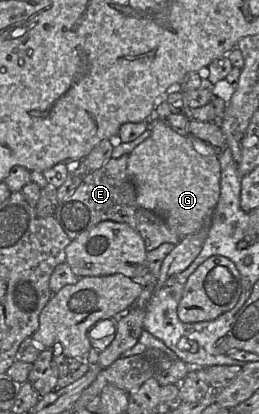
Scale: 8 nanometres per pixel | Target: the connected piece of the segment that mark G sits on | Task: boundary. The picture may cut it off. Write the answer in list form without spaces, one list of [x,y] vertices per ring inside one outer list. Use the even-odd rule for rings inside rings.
[[[154,120],[149,128],[151,131],[150,137],[139,144],[134,150],[129,154],[127,171],[128,175],[133,182],[136,189],[136,200],[139,206],[149,211],[152,211],[163,218],[168,228],[175,234],[177,234],[181,240],[186,236],[192,235],[198,232],[212,217],[213,211],[219,201],[220,196],[220,177],[221,177],[221,166],[219,163],[218,155],[203,155],[200,153],[193,143],[193,141],[188,136],[182,136],[175,132],[166,122],[162,120]]]

